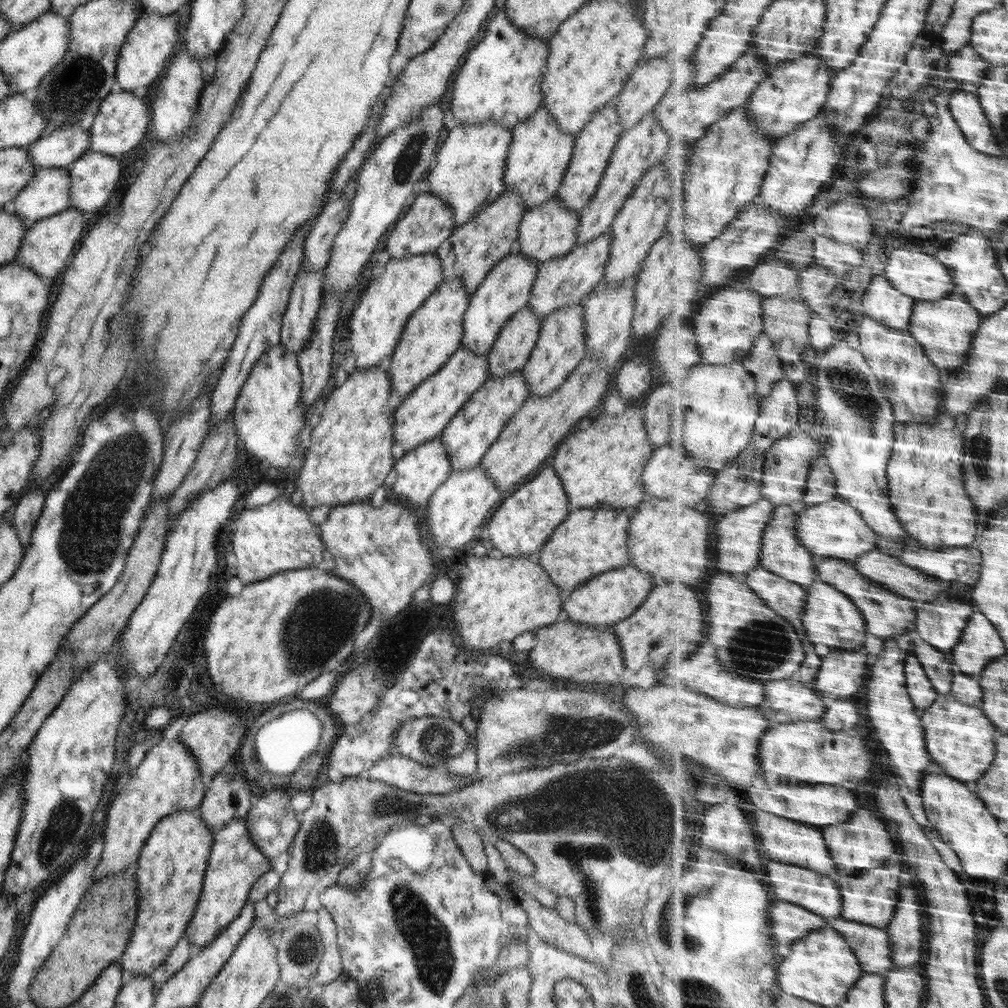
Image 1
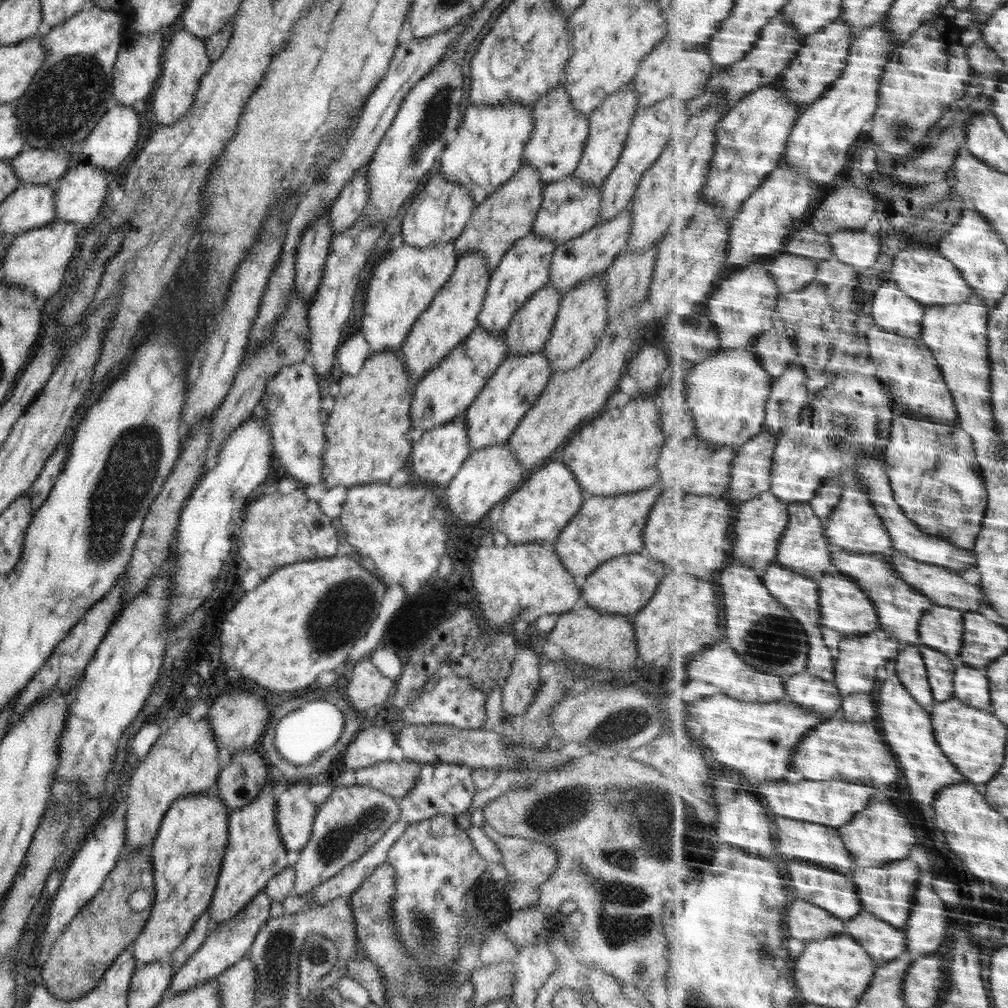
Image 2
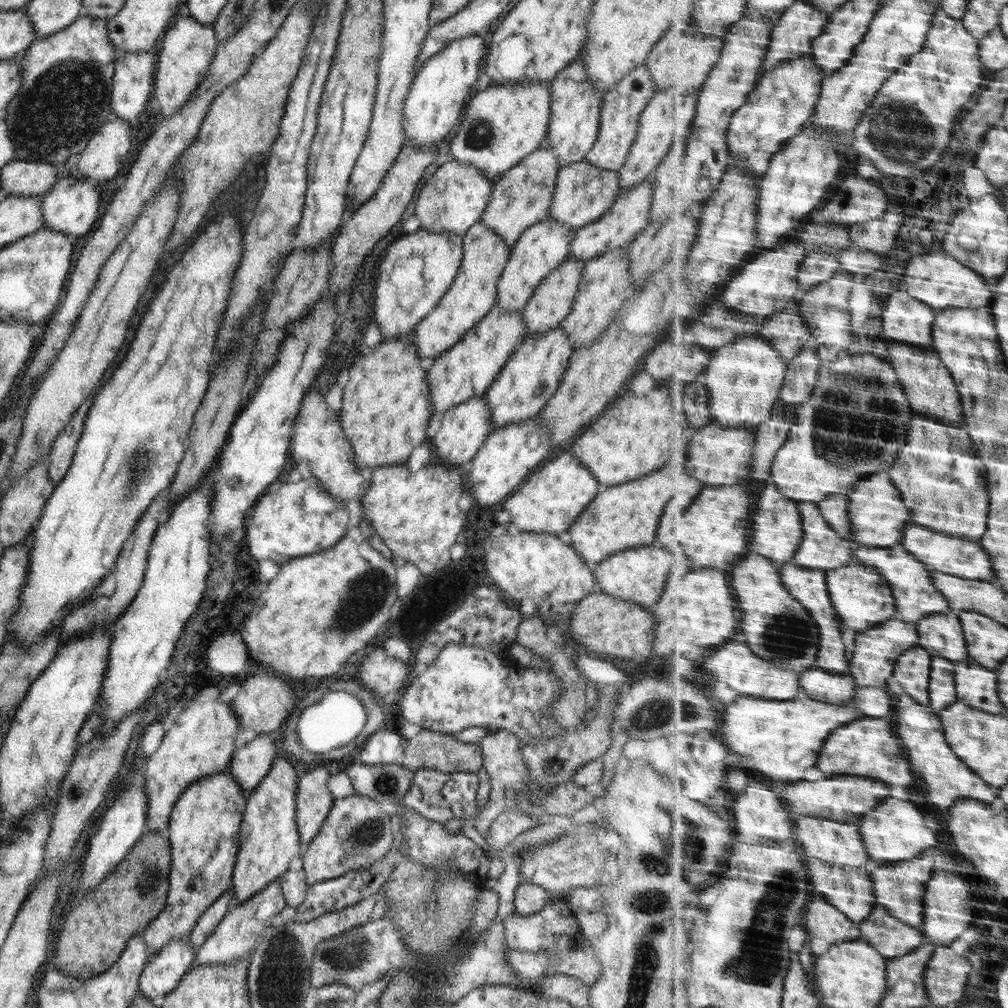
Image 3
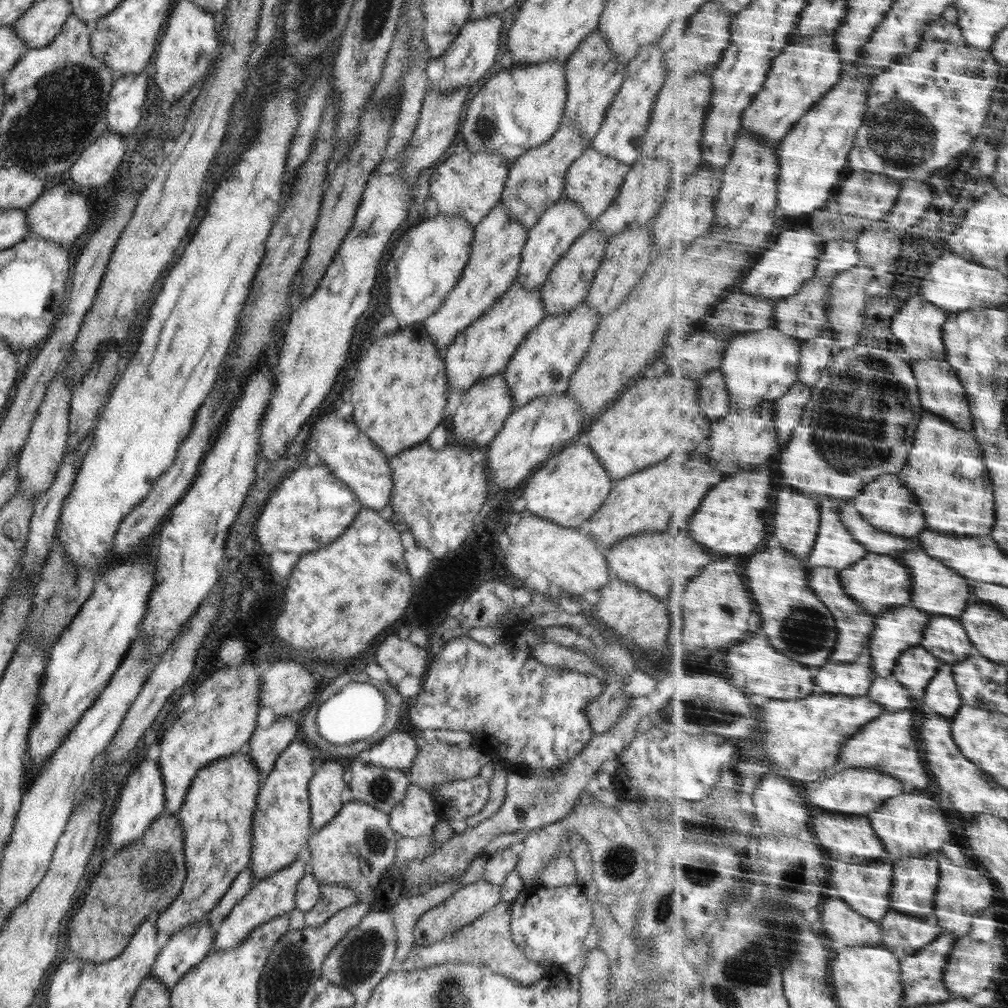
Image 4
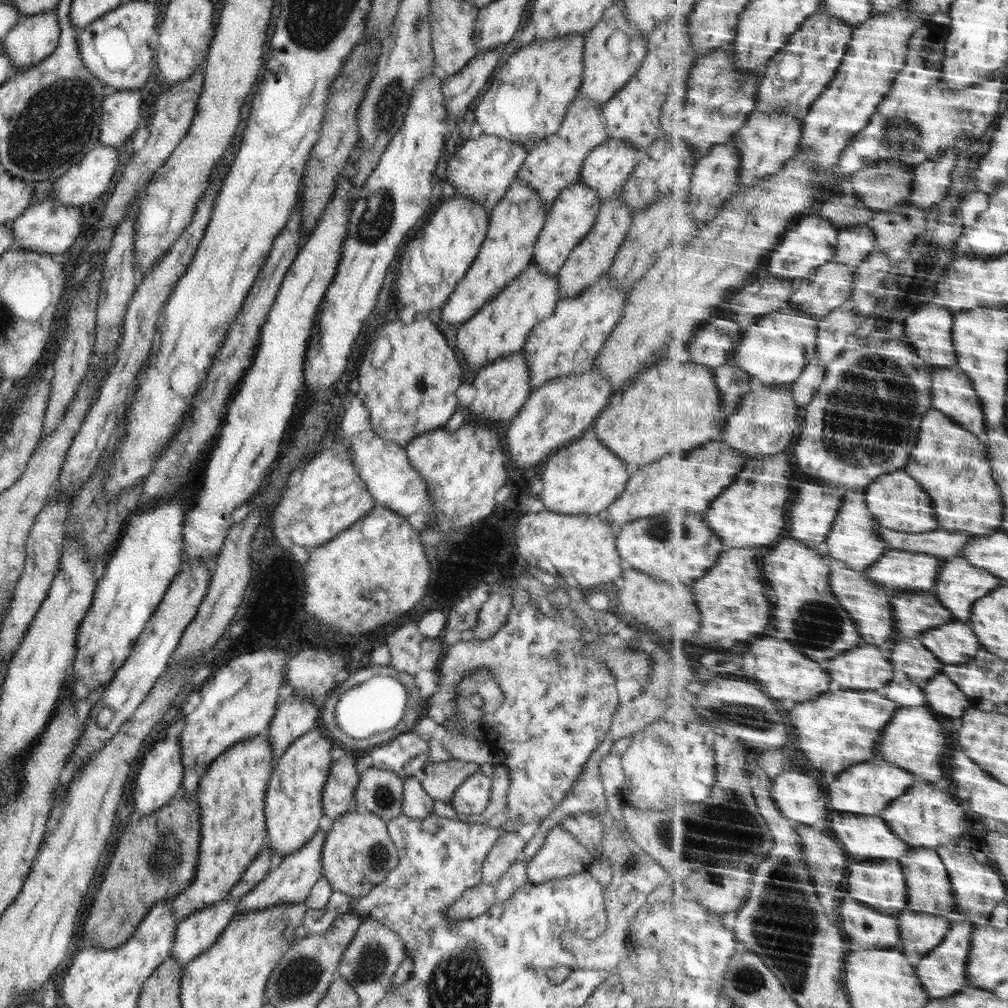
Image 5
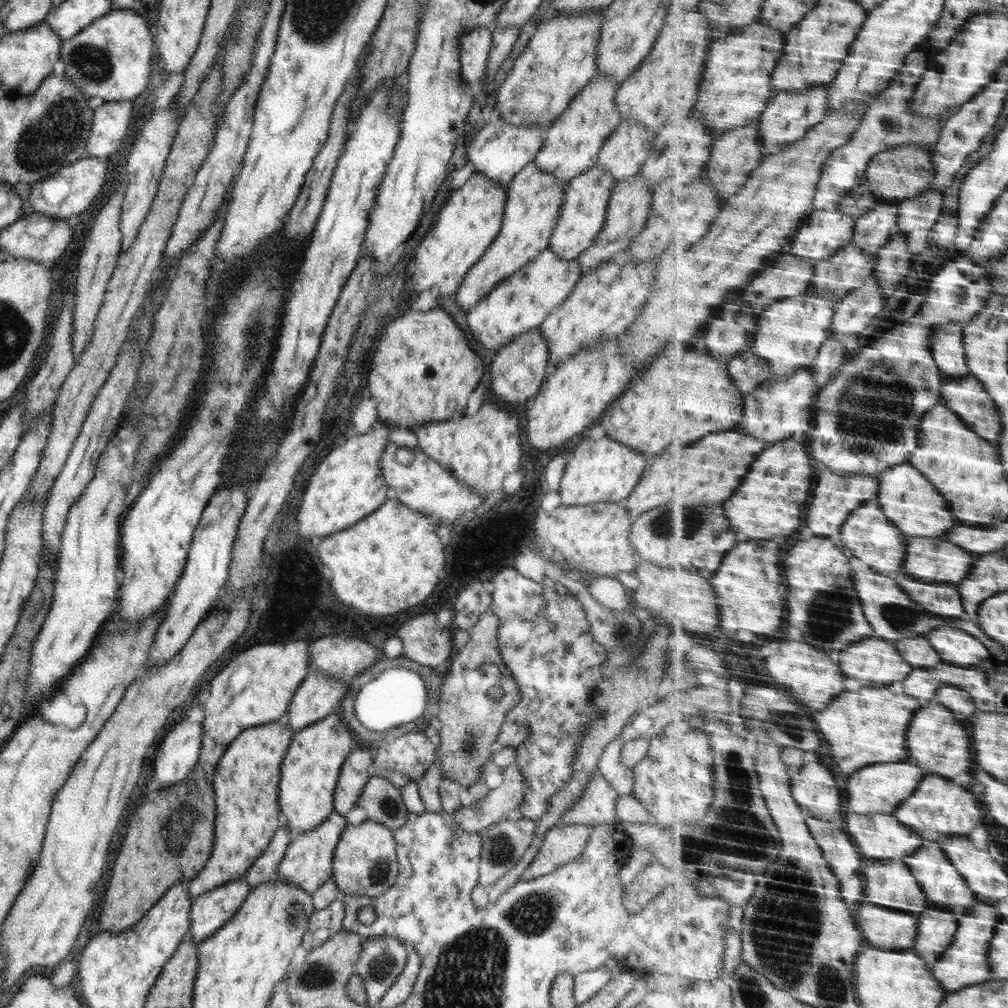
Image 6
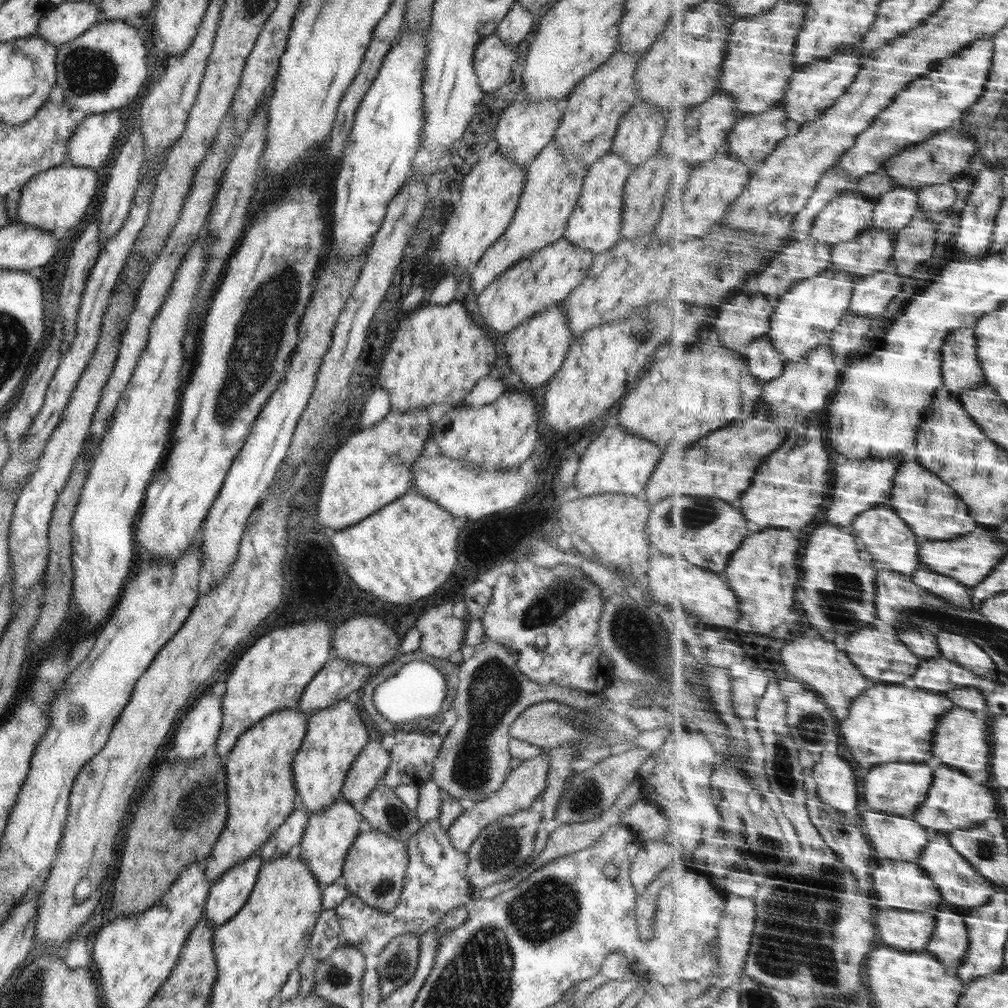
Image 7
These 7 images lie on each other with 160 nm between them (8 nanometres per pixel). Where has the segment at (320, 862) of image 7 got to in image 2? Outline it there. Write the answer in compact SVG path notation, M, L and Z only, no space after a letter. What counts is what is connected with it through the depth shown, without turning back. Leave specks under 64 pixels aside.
M263 890L260 891L246 905L239 914L235 914L224 923L213 925L206 940L199 946L191 957L174 972L169 984L172 994L182 994L197 984L202 984L208 980L215 979L219 974L222 974L226 969L229 969L234 963L241 961L248 954L250 947L253 945L255 936L261 926L268 920L270 904L274 901Z

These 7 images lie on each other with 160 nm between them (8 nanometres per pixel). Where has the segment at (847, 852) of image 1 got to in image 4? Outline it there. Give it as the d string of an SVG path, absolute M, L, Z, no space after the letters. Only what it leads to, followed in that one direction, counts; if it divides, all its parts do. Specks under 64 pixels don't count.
M914 791L914 794L891 798L882 810L877 810L868 817L872 820L877 835L885 842L890 858L922 858L922 854L938 852L948 842L946 834L950 834L950 828L946 812L935 798L922 792Z

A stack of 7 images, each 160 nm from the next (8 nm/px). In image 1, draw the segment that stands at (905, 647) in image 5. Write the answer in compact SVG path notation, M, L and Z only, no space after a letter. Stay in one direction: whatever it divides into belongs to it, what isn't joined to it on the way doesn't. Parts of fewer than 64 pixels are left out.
M914 654L910 656L910 662L906 662L906 672L910 678L910 694L916 702L916 706L918 708L930 708L938 700L938 692L936 692L932 680L928 678L918 656L914 656Z

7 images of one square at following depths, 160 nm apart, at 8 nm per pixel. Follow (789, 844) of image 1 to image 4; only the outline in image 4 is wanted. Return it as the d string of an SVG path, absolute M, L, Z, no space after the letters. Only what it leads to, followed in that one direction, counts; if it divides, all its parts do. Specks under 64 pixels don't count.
M820 814L814 818L813 830L820 844L826 848L826 854L836 860L864 864L888 856L885 842L877 835L872 820L866 815L846 818L846 816L834 816L834 814Z

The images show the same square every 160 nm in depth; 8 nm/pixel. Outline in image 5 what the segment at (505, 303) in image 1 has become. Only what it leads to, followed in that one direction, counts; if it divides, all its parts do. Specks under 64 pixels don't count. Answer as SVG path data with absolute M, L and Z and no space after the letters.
M581 177L561 191L558 198L548 209L547 218L533 250L533 263L537 264L542 274L555 276L568 258L570 251L581 242L594 226L601 207L598 193L582 183Z

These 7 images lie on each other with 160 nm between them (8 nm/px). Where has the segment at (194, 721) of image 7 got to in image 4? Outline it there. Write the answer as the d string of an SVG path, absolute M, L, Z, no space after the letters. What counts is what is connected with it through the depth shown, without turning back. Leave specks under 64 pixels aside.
M144 760L138 766L138 772L134 770L134 774L128 776L126 786L120 792L120 800L118 800L118 808L114 810L112 818L110 818L110 842L114 844L116 850L128 846L133 840L137 840L146 832L146 826L155 822L162 812L165 810L164 785L162 773L157 762L148 762Z

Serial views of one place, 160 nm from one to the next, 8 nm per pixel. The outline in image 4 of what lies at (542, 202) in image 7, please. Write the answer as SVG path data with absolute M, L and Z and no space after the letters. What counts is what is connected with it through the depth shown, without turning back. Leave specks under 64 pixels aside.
M499 203L474 227L468 262L437 311L422 322L438 349L449 346L469 324L482 316L515 282L528 228L509 218L505 204Z

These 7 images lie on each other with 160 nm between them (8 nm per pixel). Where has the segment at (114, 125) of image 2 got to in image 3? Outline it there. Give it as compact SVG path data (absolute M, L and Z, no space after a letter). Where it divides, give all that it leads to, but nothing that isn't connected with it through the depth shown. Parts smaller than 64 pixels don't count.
M120 118L106 122L98 130L98 136L94 134L78 156L76 175L94 183L114 178L116 172L122 168L126 154L130 152L132 133L132 125Z

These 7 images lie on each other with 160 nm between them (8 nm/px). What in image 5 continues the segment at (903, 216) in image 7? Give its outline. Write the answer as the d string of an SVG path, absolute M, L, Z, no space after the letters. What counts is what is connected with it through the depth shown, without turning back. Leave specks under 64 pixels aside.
M866 222L856 227L845 228L841 231L839 239L834 260L850 264L852 267L860 266L860 262L866 260L878 246L875 230L871 223Z

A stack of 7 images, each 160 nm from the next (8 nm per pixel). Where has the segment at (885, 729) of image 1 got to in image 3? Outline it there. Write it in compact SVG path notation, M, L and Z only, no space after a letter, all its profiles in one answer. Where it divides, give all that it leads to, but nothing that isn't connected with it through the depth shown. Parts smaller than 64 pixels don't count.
M900 694L895 706L893 716L899 729L899 735L905 749L909 752L909 758L913 763L914 770L922 774L922 780L927 784L929 798L932 804L939 807L954 806L962 799L978 799L984 802L996 802L1001 787L986 782L975 770L972 770L954 752L953 746L948 742L944 726L945 723L938 718L928 706L918 704L910 694Z

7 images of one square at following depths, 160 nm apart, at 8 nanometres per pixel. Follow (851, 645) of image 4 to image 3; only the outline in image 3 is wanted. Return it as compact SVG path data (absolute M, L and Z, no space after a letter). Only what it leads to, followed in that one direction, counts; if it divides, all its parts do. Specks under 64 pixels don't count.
M786 563L781 566L780 575L784 588L788 589L796 599L803 602L813 614L818 626L821 627L821 648L817 656L817 667L836 674L845 674L852 668L852 660L846 656L846 644L842 638L842 630L846 628L840 618L840 612L834 606L830 595L829 578L826 569L812 569Z

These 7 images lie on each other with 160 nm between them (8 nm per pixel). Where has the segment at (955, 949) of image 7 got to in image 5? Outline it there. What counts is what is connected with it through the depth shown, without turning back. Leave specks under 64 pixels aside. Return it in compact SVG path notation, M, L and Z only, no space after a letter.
M910 910L902 912L897 919L902 935L899 948L905 951L914 966L945 941L954 925L946 916L918 914Z

